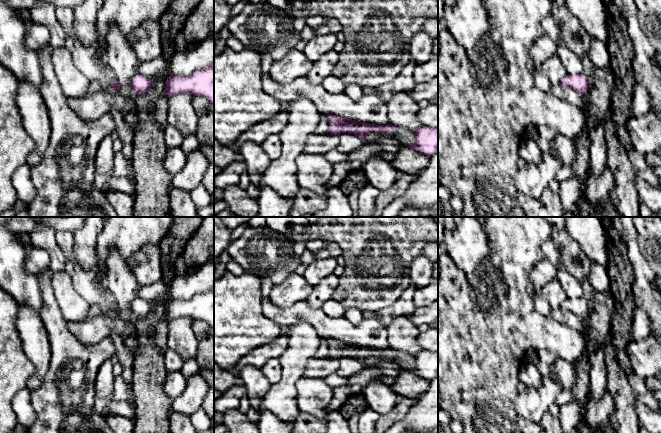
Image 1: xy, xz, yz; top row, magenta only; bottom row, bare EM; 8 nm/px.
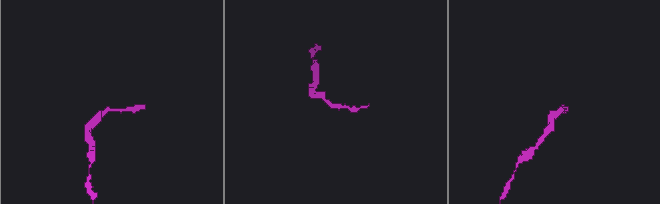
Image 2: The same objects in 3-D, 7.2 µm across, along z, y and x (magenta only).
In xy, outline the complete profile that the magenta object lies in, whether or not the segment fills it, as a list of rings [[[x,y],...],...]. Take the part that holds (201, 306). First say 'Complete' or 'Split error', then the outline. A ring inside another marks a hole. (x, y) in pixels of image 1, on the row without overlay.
Complete. [[[214,289],[198,293],[191,299],[170,299],[164,318],[169,322],[179,317],[202,320],[214,328]]]

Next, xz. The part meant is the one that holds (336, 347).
Complete. [[[326,338],[326,340],[329,348],[329,358],[339,360],[342,357],[346,356],[358,360],[365,367],[366,367],[365,360],[370,355],[378,355],[378,356],[389,355],[389,354],[395,354],[397,351],[390,347],[386,349],[375,349],[361,345],[349,344],[333,338]]]

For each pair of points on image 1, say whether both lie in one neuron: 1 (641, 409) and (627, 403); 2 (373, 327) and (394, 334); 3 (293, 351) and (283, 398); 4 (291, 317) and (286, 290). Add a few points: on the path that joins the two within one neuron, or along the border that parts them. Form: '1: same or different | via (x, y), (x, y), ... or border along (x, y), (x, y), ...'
1: different | border along (635, 400), (634, 410), (639, 422)
2: different | border along (386, 327), (386, 337), (389, 346)
3: same | via (293, 363), (293, 369), (286, 386)
4: different | border along (268, 298), (279, 307), (289, 307), (306, 299)

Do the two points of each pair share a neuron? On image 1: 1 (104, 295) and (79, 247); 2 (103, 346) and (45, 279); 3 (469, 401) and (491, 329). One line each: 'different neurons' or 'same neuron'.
1: different neurons
2: same neuron
3: same neuron

